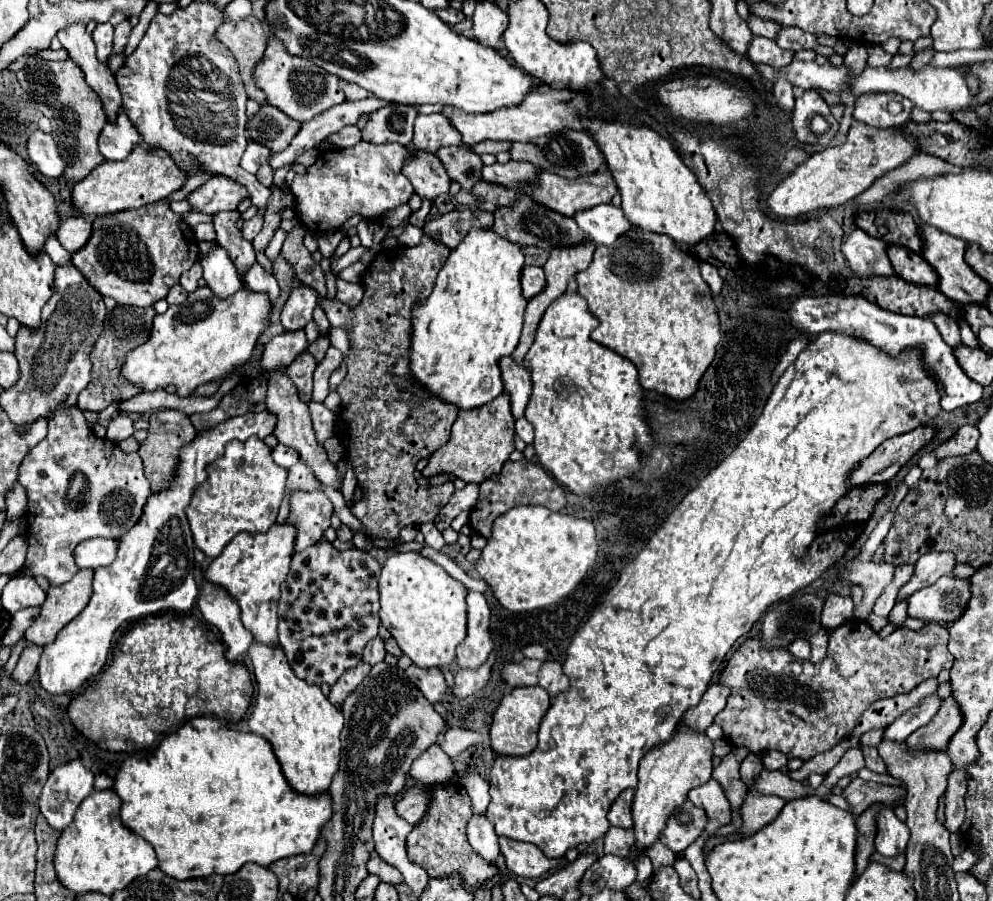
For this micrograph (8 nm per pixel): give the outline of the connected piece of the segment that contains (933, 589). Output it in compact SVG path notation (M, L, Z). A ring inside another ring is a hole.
M944 575L934 585L908 597L908 617L928 621L954 621L966 611L970 599L970 579Z

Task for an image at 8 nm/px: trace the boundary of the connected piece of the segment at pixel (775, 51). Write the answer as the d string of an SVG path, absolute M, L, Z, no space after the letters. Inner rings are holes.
M754 37L750 41L748 57L752 63L766 63L770 67L786 67L792 61L792 55L794 55L794 51L780 49L774 39Z

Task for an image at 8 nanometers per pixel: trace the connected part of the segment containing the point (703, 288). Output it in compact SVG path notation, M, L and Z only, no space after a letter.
M632 229L632 233L636 233L636 239L622 235L610 247L598 245L590 267L576 275L578 293L586 299L588 311L598 319L592 339L630 359L638 367L642 389L656 391L676 401L686 401L696 393L704 371L716 355L716 347L720 343L718 309L710 287L700 275L698 261L692 255L678 249L668 235L642 229Z

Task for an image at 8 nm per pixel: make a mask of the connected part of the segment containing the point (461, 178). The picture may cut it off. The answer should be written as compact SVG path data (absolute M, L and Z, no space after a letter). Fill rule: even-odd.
M464 145L442 147L436 155L442 161L448 177L462 185L460 193L456 195L456 201L466 203L466 205L474 203L474 195L470 191L482 179L480 175L482 159L470 147L464 147Z

